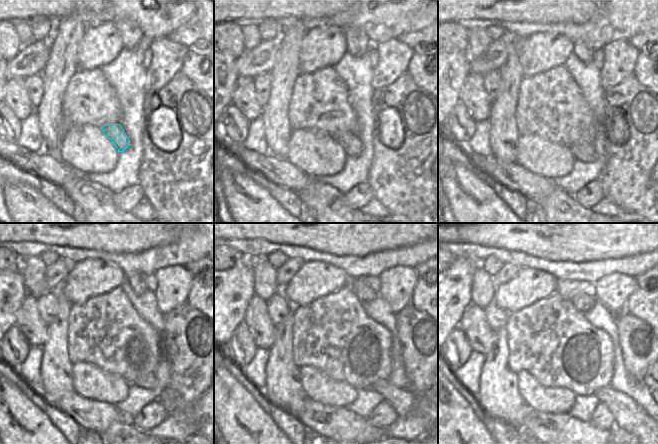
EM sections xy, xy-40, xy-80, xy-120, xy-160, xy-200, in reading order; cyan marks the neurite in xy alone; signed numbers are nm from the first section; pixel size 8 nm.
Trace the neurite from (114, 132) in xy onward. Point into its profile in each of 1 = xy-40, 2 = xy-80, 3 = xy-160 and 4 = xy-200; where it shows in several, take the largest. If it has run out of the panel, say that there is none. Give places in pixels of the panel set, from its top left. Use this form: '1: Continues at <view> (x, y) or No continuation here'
1: Continues at xy-40 (349, 141)
2: Continues at xy-80 (584, 151)
3: Continues at xy-160 (402, 401)
4: Continues at xy-200 (629, 416).

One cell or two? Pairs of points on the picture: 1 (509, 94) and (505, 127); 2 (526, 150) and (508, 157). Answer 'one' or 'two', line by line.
1: one
2: two

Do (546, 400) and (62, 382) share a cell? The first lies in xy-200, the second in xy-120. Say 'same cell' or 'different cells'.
different cells

